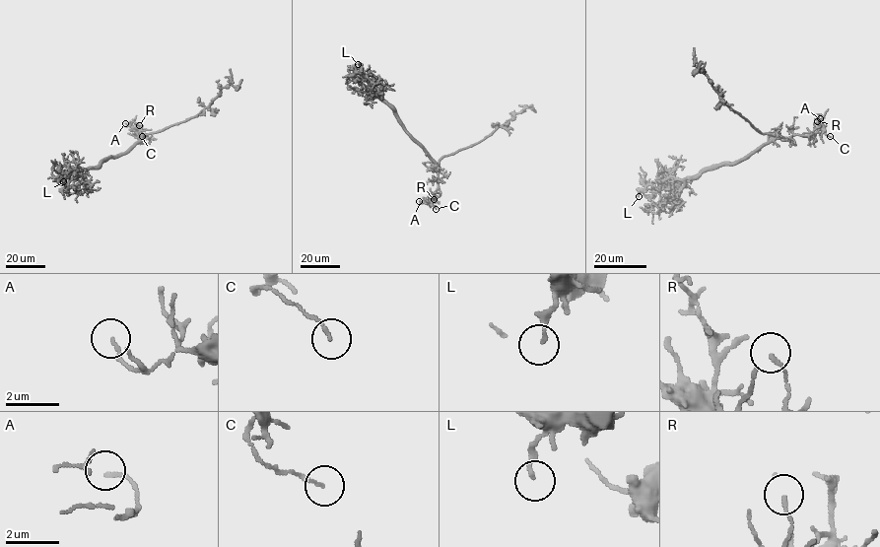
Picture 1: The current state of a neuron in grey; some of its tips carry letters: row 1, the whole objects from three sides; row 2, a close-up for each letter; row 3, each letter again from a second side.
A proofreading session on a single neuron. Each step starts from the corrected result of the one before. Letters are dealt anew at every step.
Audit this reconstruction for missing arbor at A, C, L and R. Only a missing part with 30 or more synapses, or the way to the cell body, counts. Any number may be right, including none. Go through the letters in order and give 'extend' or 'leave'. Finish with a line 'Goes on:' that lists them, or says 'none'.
A: leave
C: extend
L: leave
R: leave
Goes on: C

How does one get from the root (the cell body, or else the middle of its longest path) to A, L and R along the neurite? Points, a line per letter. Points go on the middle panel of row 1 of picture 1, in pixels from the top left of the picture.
A: (434, 161), (438, 188), (429, 201), (422, 203), (419, 201)
L: (434, 161), (372, 87), (358, 64)
R: (434, 161), (438, 175), (434, 199)

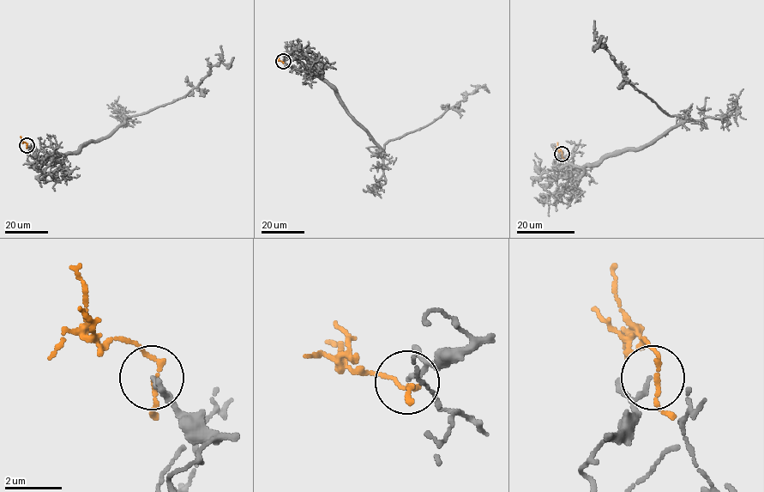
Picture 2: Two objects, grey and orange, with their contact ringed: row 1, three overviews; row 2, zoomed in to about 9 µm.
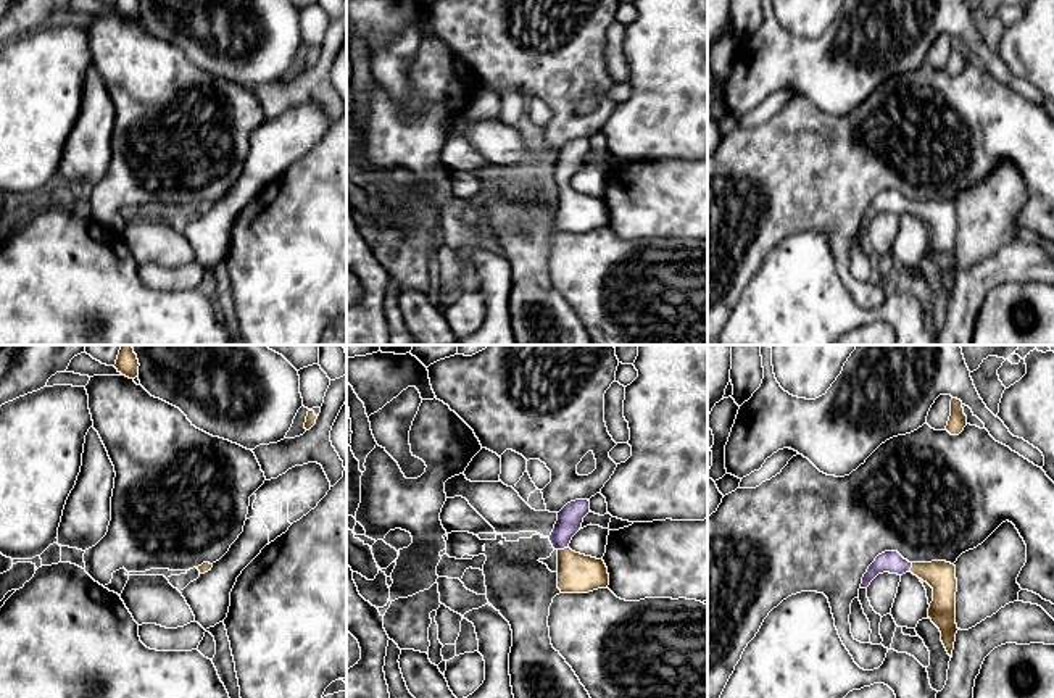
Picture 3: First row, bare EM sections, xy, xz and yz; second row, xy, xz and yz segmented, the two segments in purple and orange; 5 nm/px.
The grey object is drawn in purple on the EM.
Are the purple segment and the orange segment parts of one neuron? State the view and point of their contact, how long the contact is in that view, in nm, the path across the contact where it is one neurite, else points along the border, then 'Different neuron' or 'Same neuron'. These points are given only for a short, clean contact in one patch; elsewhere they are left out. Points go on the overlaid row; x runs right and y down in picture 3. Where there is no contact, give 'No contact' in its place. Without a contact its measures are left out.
Touches purple at xz (563, 548). Shared border 60 nm. Path across: xz (569, 521), (563, 532), (563, 548), (568, 561), (577, 573). Same neuron

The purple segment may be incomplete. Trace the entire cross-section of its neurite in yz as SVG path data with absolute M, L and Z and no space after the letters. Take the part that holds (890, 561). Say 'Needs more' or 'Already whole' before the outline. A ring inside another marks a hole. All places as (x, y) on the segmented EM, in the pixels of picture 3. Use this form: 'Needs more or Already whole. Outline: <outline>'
Needs more. Outline: M885 551L875 558L862 577L861 588L883 572L903 575L912 572L933 588L933 601L928 608L928 617L941 632L941 642L952 658L957 624L956 624L956 566L946 561L909 563L898 551Z

